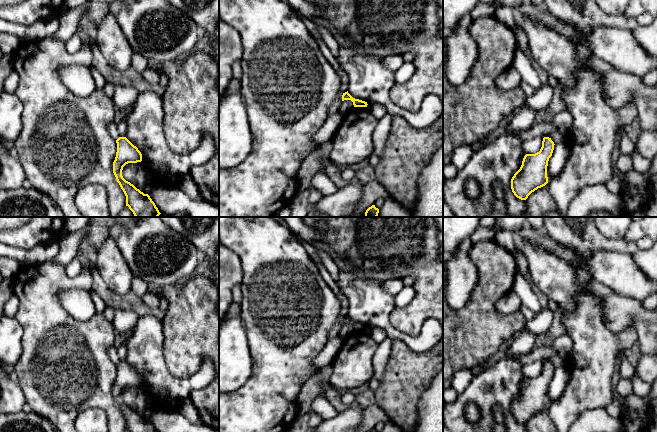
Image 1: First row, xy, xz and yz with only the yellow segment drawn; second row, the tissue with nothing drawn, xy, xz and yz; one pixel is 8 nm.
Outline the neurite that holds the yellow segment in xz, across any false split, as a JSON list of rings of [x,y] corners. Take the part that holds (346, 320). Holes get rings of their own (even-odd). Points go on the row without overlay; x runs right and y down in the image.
[[[348,315],[343,317],[342,319],[342,325],[344,324],[351,324],[353,326],[354,331],[367,331],[367,326],[359,324],[359,323],[355,323],[353,322]]]

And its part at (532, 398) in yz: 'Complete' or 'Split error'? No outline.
Complete

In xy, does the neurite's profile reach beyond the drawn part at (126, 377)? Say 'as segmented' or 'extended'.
as segmented

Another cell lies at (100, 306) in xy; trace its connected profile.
[[[91,291],[91,297],[95,305],[96,312],[102,313],[105,311],[107,306],[103,299],[93,291]]]

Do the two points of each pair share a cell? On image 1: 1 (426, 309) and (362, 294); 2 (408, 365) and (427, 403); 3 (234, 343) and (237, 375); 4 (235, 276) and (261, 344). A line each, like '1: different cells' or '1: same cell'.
1: different cells
2: different cells
3: same cell
4: different cells

